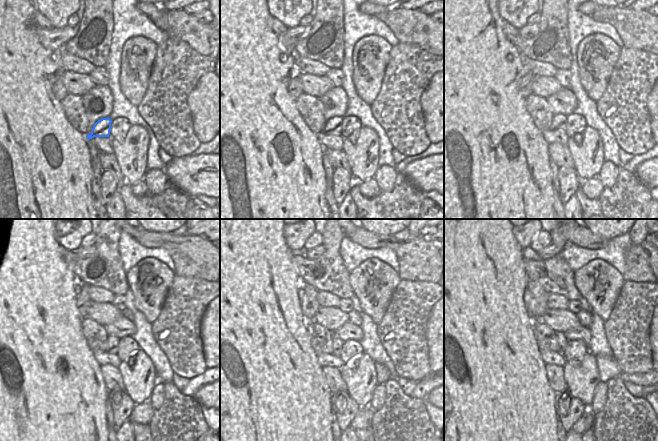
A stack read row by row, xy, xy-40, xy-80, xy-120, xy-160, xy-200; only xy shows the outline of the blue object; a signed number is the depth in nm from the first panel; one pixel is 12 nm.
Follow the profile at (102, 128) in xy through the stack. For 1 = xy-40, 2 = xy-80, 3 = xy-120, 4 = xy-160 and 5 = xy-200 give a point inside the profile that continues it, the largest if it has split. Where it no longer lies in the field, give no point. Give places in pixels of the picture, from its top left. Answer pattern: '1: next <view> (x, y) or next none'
1: next xy-40 (334, 122)
2: next xy-80 (559, 120)
3: next xy-120 (112, 342)
4: next xy-160 (337, 342)
5: next xy-200 (562, 340)

